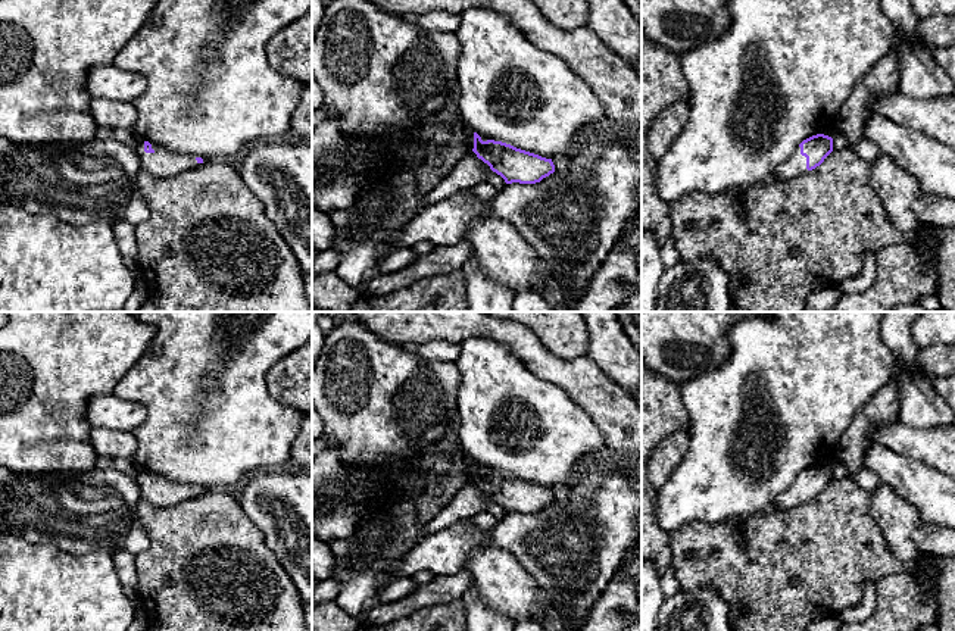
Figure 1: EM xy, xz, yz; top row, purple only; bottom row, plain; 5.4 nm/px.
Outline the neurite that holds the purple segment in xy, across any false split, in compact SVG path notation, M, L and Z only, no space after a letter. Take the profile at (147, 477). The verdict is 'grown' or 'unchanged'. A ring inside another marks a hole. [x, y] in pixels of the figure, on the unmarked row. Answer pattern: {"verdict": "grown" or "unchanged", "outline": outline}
{"verdict": "grown", "outline": "M143 468L135 469L134 478L138 484L141 500L157 507L175 506L203 493L202 487L166 480Z"}

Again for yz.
{"verdict": "grown", "outline": "M824 463L812 465L803 469L792 485L778 494L773 507L793 509L820 496L833 481L833 468Z"}

